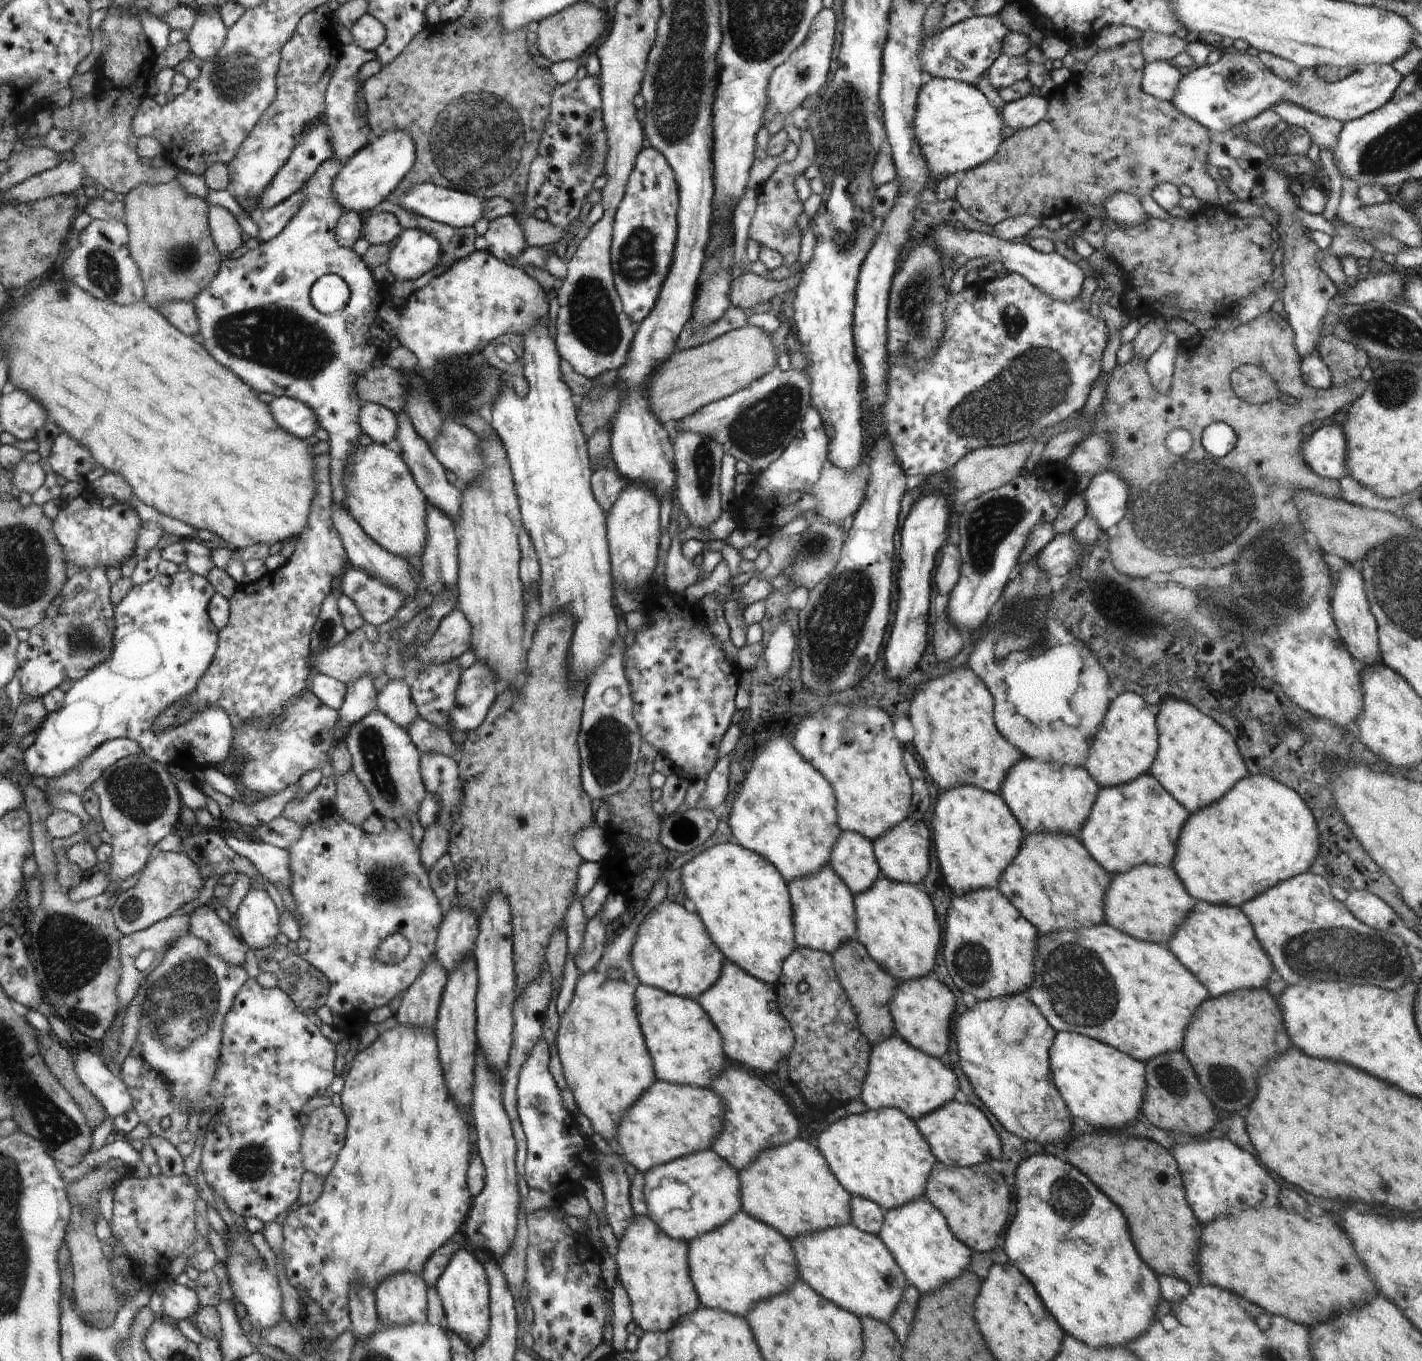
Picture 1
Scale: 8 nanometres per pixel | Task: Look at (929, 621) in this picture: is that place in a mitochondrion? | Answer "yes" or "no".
no

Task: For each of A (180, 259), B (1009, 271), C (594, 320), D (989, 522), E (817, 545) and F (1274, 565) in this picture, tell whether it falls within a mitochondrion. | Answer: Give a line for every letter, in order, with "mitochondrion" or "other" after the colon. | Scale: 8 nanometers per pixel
A: mitochondrion
B: other
C: mitochondrion
D: mitochondrion
E: mitochondrion
F: mitochondrion

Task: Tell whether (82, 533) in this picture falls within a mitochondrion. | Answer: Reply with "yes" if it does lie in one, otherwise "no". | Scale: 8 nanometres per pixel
no

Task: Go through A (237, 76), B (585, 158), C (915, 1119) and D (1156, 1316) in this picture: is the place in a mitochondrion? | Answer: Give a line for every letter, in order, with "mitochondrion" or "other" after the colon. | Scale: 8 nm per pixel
A: mitochondrion
B: mitochondrion
C: other
D: other

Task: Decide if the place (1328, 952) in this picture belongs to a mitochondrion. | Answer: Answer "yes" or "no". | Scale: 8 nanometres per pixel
yes

